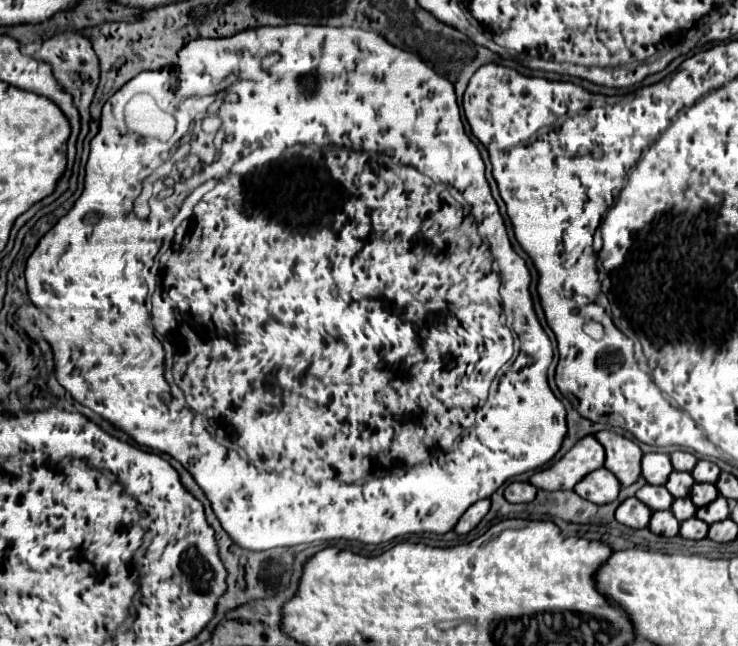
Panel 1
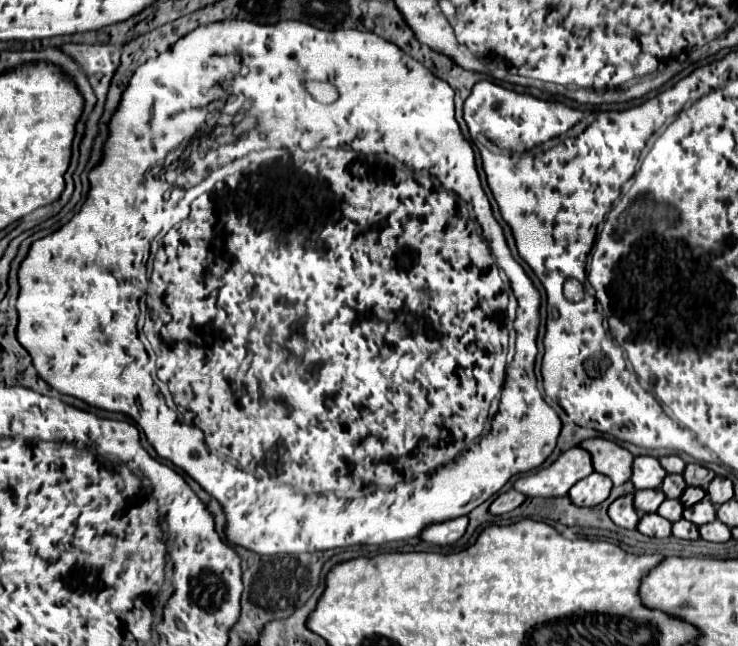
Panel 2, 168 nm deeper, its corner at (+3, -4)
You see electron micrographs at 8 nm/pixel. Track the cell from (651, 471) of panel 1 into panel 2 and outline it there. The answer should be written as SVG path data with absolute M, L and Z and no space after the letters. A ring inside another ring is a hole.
M637 456L633 462L633 476L631 476L631 484L635 486L635 490L645 490L645 488L659 488L663 478L665 478L665 470L659 464L657 458L653 456Z

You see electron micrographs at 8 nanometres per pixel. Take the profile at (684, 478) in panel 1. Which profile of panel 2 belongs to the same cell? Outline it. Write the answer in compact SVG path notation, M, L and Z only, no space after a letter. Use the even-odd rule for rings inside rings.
M667 474L661 484L661 490L663 490L663 494L667 494L667 498L679 498L685 488L687 488L687 484L681 474Z

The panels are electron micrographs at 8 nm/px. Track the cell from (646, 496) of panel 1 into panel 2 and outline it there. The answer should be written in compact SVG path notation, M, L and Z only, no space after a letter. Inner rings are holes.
M659 488L657 490L637 490L635 492L635 510L639 514L657 512L657 508L663 500L665 500L665 494Z

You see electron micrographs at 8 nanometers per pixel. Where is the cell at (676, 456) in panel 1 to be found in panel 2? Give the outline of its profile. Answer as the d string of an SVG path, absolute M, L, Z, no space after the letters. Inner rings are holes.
M671 454L671 456L663 456L663 458L659 458L659 462L661 462L661 466L671 474L671 472L677 472L677 474L681 474L683 472L683 468L685 468L685 462L677 456L677 454Z

